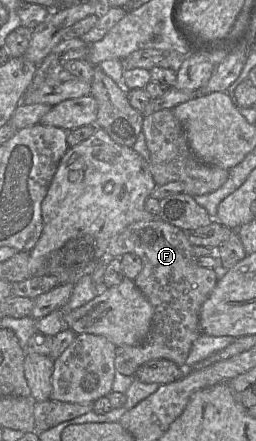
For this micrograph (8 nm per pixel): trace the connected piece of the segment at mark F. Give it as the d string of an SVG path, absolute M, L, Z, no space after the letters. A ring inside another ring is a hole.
M158 218L152 221L139 221L129 225L109 245L108 257L121 258L126 253L137 255L143 269L134 283L153 307L153 318L147 338L138 345L116 347L115 370L126 376L135 377L137 369L150 360L167 359L183 367L193 343L203 334L199 315L203 303L214 290L219 275L211 268L197 264L193 245L180 228Z

